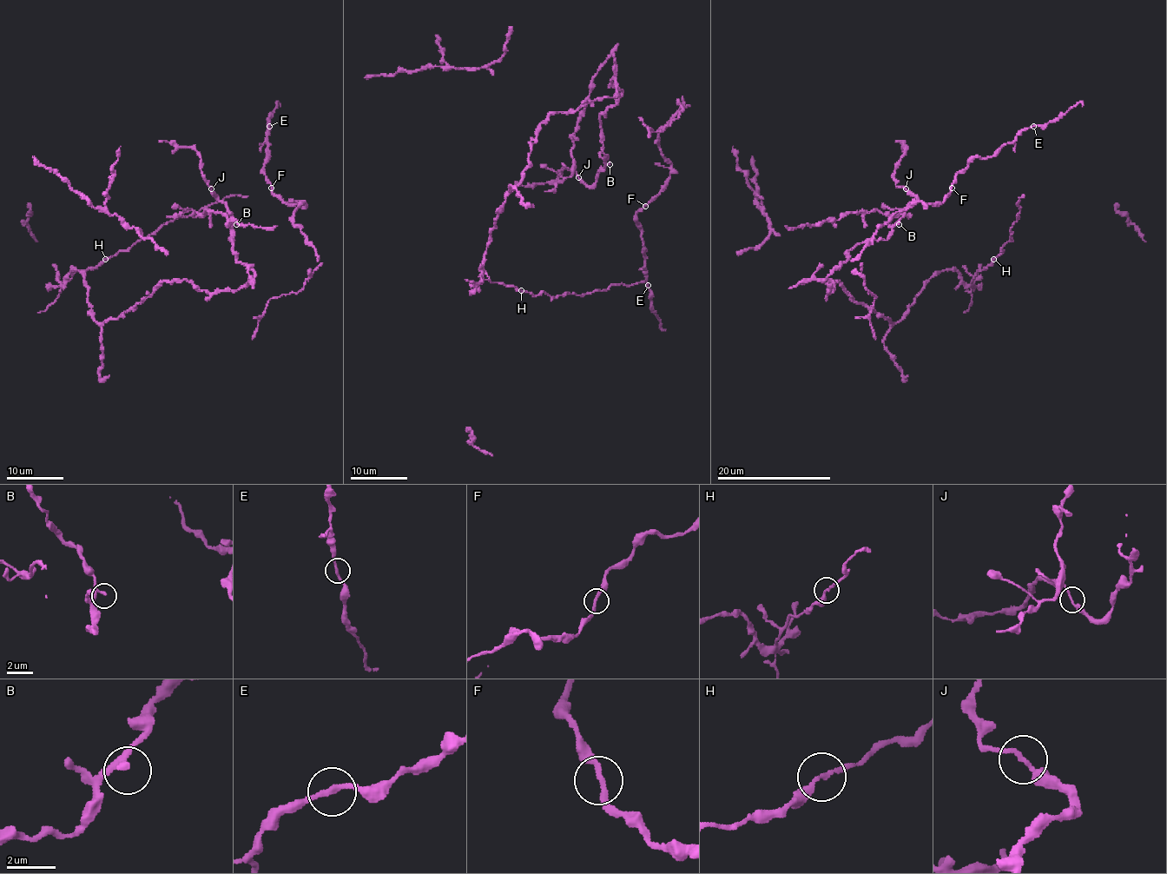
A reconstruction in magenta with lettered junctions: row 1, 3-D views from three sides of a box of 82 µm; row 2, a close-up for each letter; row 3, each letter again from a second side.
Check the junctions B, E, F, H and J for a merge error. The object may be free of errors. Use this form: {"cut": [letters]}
{"cut": ["H"]}

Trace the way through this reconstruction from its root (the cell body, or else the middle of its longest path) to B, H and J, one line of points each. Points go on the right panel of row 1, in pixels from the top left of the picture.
B: (827, 293), (831, 288), (825, 280), (846, 260), (849, 250), (861, 243), (886, 240), (892, 228), (899, 224)
H: (827, 293), (828, 280), (836, 281), (854, 301), (899, 322), (936, 273), (955, 270), (969, 284), (994, 259)
J: (827, 293), (831, 288), (825, 280), (846, 260), (849, 250), (887, 239), (892, 226), (916, 199), (906, 188)

